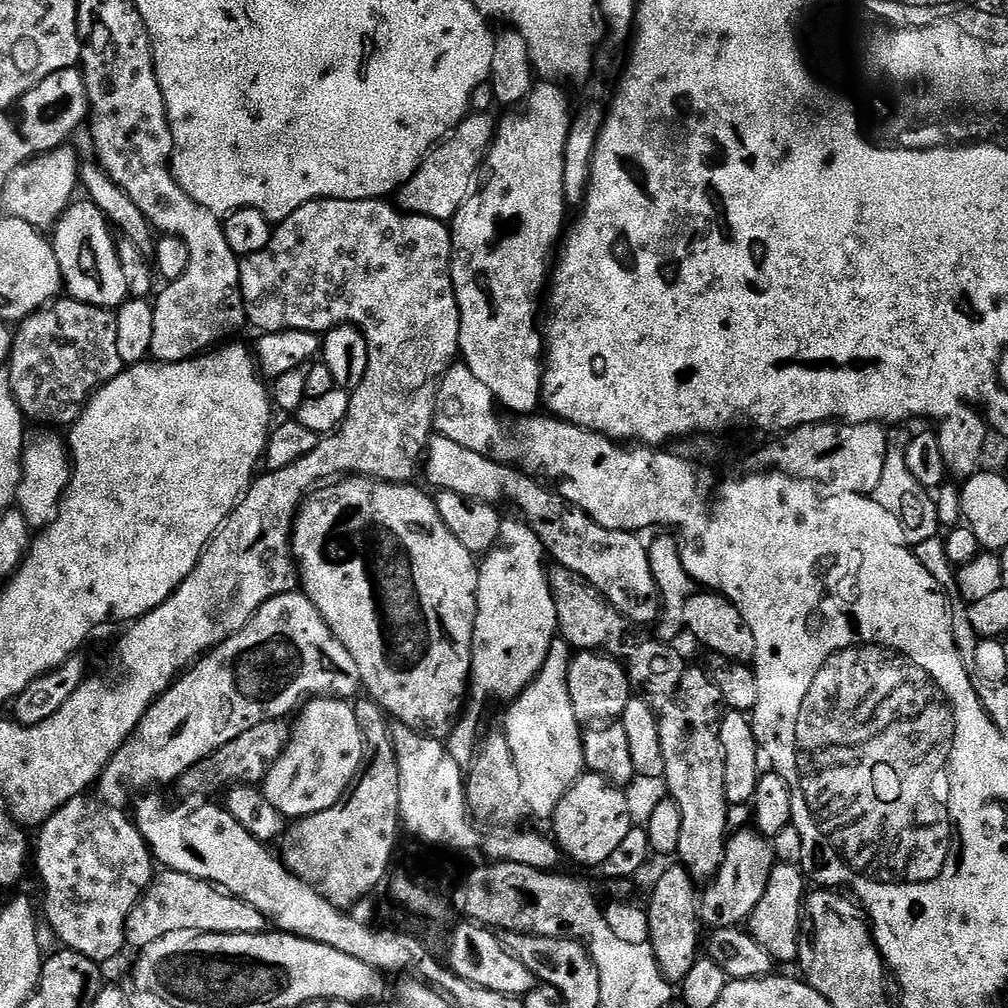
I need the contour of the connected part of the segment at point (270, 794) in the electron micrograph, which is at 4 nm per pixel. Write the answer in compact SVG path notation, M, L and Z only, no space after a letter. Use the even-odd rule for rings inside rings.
M313 698L299 709L295 720L286 750L278 762L274 762L262 785L270 806L285 818L318 814L334 806L364 761L362 730L358 726L355 707L347 699Z

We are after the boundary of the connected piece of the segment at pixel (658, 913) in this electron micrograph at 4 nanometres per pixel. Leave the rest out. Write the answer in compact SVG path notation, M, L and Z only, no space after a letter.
M673 863L673 868L668 868L656 880L656 885L652 888L652 897L646 903L646 911L648 914L648 943L654 950L654 958L660 967L660 973L664 975L669 985L683 985L686 974L690 974L690 970L696 964L698 957L702 952L702 936L700 940L700 932L702 933L702 925L700 922L700 909L698 907L698 884L692 879L687 868L683 864Z

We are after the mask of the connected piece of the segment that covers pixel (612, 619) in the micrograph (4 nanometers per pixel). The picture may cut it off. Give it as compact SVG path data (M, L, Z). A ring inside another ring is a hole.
M556 566L548 573L548 585L554 598L554 606L560 623L559 635L568 643L569 649L581 652L605 652L608 654L623 653L624 628L626 621L612 603L590 582L586 582L578 574Z

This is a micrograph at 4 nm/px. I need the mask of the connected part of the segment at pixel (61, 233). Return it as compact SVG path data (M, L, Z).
M88 198L79 200L68 205L56 221L50 236L52 249L58 258L63 287L71 299L99 308L119 309L129 299L129 294L126 278L122 275L122 262L116 249L117 237L112 237L113 229L96 204Z

